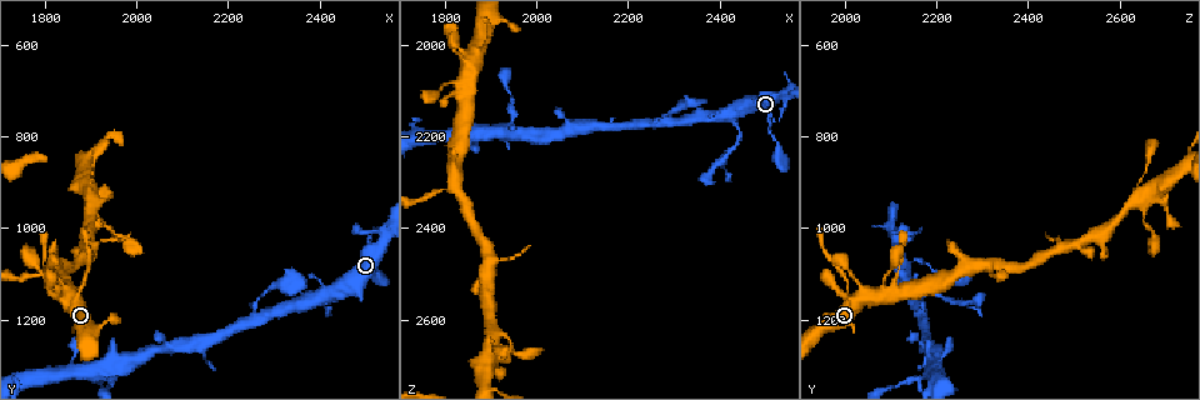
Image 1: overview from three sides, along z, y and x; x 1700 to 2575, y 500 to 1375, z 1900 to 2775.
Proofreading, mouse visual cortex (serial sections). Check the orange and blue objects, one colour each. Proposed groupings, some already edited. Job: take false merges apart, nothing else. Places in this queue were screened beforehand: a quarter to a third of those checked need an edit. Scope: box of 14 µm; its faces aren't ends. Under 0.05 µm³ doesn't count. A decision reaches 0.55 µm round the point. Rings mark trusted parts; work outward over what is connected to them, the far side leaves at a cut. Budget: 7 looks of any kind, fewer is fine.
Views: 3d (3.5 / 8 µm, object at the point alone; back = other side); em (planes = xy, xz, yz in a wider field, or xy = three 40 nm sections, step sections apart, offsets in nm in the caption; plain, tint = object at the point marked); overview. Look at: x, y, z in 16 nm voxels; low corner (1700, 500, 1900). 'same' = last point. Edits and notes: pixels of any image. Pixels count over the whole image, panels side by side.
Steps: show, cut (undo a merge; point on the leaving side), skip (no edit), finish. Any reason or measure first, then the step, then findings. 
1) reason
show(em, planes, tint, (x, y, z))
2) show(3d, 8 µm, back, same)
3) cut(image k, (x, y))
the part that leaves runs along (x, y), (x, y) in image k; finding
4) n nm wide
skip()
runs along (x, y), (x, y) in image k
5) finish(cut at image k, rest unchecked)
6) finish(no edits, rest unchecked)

sudden change in width
show(3d, 8 µm, (1820, 1080, 2305))

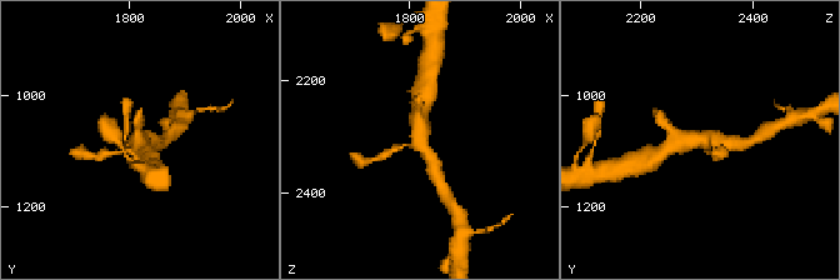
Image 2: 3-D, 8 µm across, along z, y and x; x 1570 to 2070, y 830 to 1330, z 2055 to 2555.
4 arms; arms of 200, 250, 350, 500 nm
show(em, xy, step 2, tint, (1825, 1080, 2305))

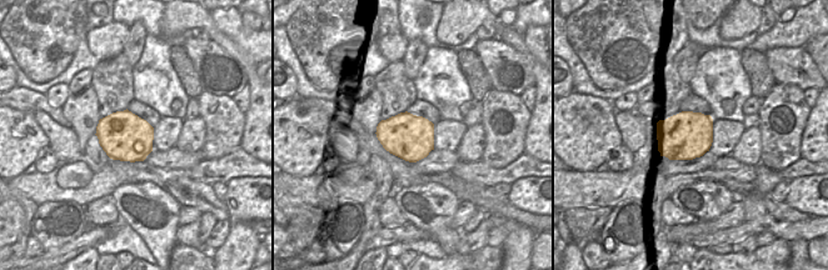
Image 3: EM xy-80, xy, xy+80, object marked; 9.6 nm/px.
skip()
runs along (423, 106), (420, 140), (434, 173) in image 2; one cell here

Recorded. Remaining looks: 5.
thick turns thin
show(3d, 3.5 µm, (1880, 1125, 2010))

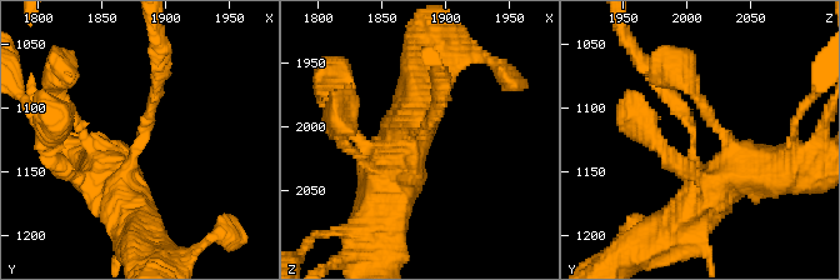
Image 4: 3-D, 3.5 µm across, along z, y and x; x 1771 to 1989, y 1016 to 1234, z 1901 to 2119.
arms of 200, 600 nm; now the EM
show(em, planes, tint, (1878, 1126, 2002))

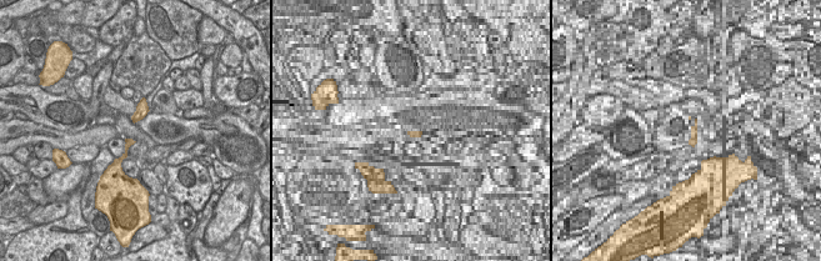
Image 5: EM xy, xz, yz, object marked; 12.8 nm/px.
show(em, xy, step 1, tint, same)

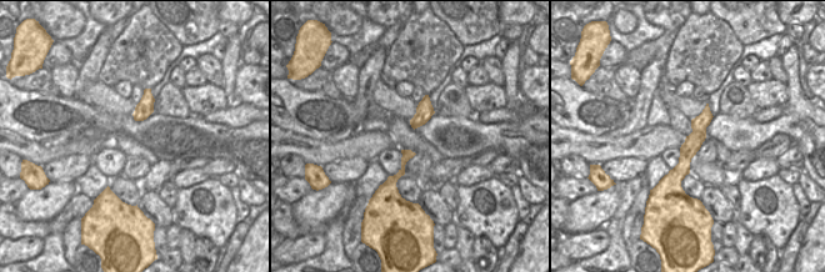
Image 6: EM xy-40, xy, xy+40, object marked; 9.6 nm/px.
cut(image 4, (685, 110))
two cells meet here

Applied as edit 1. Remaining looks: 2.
finish(cut at image 4, rest unchecked)

